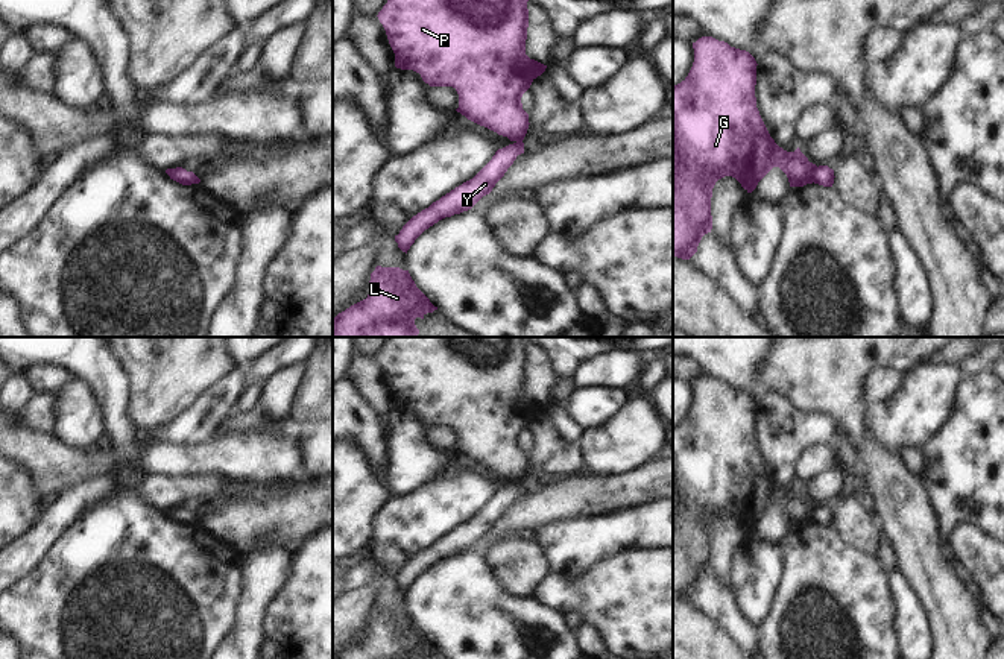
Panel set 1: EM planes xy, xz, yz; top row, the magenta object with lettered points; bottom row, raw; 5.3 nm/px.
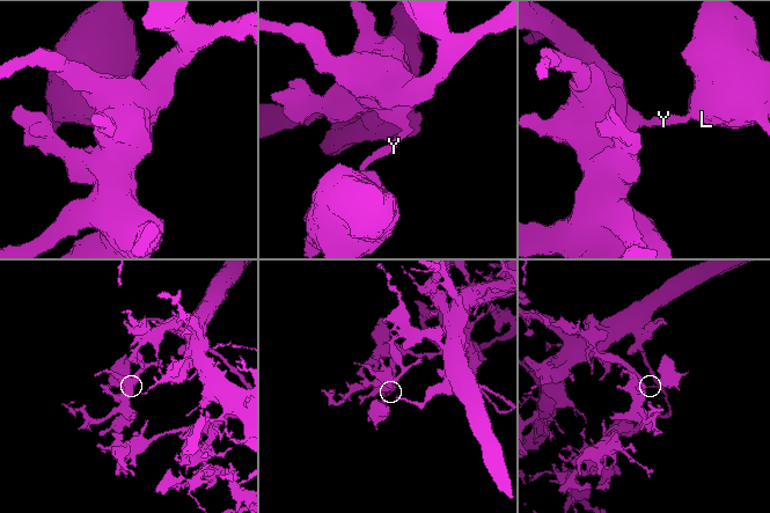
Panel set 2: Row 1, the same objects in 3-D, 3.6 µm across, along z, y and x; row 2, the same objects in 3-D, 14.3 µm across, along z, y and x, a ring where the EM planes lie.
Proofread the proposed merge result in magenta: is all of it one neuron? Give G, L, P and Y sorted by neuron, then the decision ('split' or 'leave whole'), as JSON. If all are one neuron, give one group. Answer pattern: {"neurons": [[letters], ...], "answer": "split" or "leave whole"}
{"neurons": [["G", "P"], ["L", "Y"]], "answer": "split"}

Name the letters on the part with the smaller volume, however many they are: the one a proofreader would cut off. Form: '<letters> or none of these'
L, Y

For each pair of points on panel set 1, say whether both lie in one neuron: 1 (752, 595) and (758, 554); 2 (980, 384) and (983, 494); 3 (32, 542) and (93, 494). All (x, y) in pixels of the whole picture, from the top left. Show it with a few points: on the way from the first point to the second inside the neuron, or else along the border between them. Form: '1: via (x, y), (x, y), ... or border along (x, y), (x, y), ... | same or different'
1: via (755, 585), (758, 565) | same
2: via (980, 412), (977, 431), (983, 439), (983, 466) | same
3: via (47, 530), (78, 501) | same

